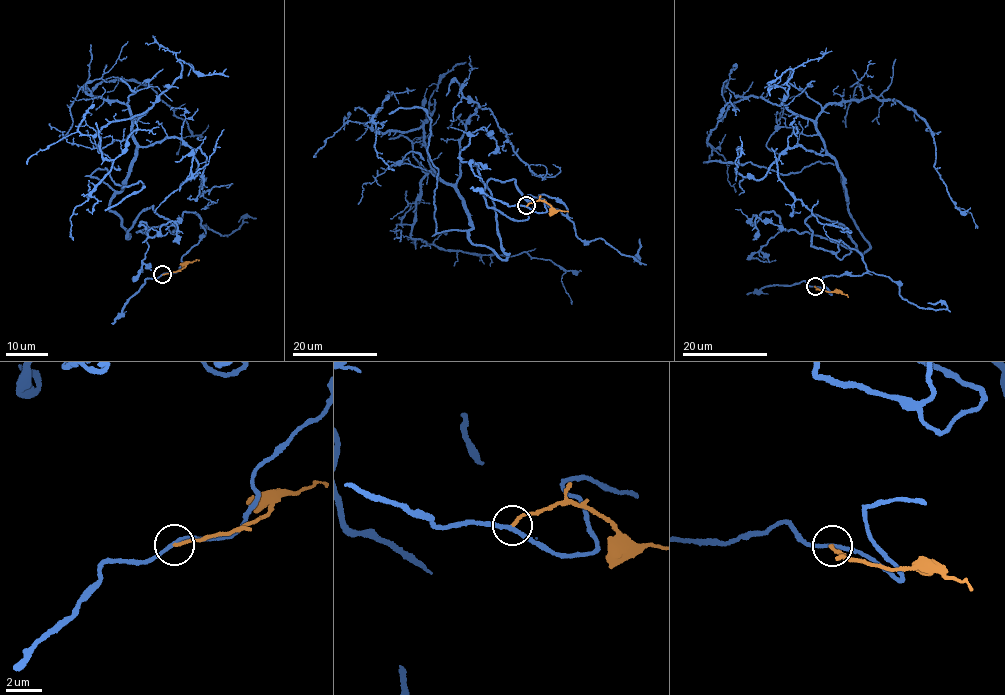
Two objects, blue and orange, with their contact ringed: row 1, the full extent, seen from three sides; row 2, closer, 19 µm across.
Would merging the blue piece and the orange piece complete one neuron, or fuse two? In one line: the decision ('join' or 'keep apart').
keep apart

